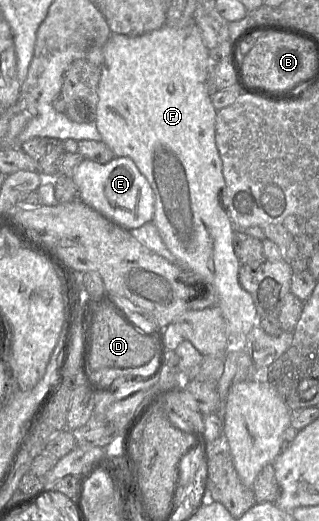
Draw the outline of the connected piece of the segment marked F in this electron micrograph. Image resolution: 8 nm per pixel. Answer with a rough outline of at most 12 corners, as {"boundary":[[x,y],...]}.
{"boundary":[[195,23],[103,46],[95,125],[155,195],[163,242],[213,288],[239,282]]}

